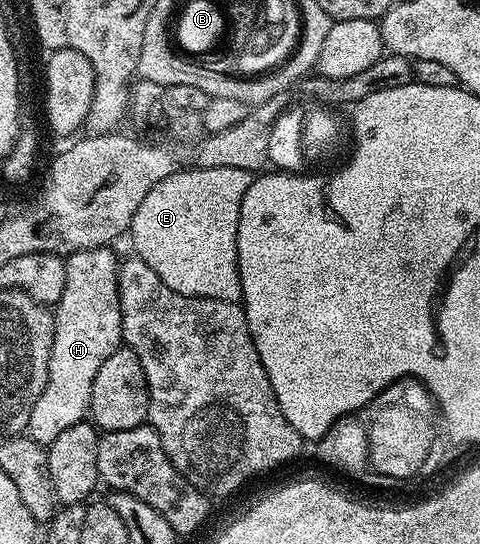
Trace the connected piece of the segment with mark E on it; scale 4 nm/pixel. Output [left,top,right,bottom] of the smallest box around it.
[131,167,254,303]

